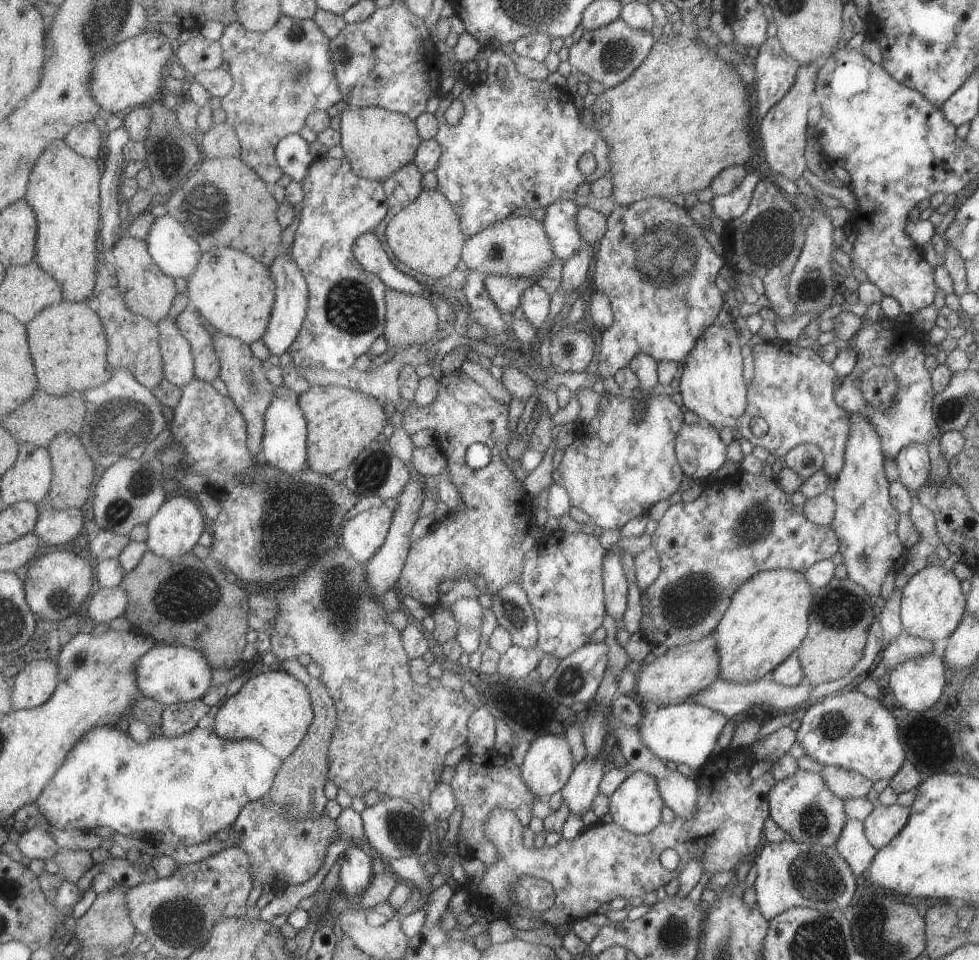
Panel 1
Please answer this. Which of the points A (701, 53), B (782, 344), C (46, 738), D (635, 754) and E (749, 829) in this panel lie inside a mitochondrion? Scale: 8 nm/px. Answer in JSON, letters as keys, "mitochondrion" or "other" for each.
{"A":"other","B":"other","C":"other","D":"other","E":"other"}

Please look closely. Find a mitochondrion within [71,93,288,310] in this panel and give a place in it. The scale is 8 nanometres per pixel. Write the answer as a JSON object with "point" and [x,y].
{"point":[206,217]}

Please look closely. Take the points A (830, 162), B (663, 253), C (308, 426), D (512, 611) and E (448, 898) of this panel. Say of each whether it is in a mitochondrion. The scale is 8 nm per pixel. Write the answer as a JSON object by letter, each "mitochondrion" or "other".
{"A":"other","B":"mitochondrion","C":"other","D":"mitochondrion","E":"other"}

